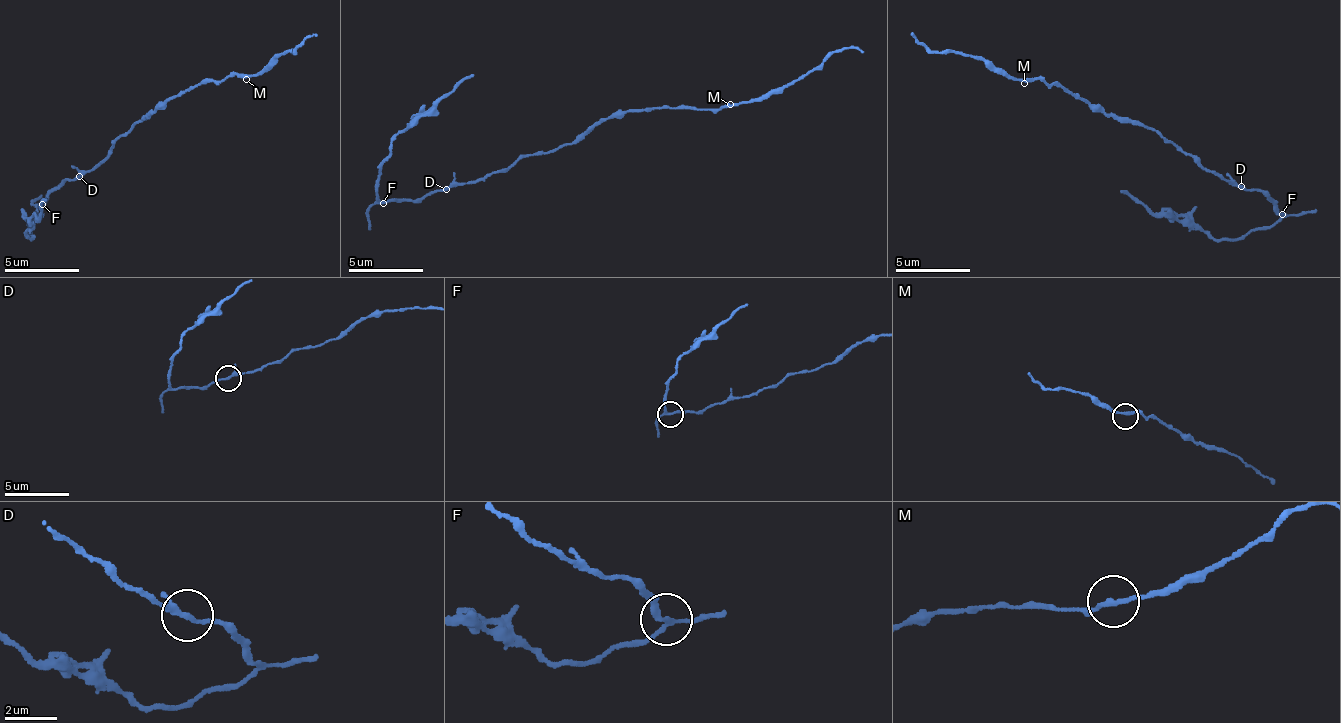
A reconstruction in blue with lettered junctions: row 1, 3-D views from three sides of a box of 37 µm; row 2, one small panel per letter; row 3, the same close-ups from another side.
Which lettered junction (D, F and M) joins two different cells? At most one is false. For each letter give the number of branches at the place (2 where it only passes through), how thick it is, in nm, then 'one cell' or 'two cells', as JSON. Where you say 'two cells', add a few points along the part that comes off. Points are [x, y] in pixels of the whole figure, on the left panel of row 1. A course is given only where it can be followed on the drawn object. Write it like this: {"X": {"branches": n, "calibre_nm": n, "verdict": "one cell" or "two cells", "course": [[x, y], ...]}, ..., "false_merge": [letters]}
{"D": {"branches": 3, "calibre_nm": 170, "verdict": "one cell"}, "F": {"branches": 3, "calibre_nm": 170, "verdict": "two cells", "course": [[43, 205], [34, 213], [28, 239], [44, 198]]}, "M": {"branches": 2, "calibre_nm": 170, "verdict": "one cell"}, "false_merge": ["F"]}

